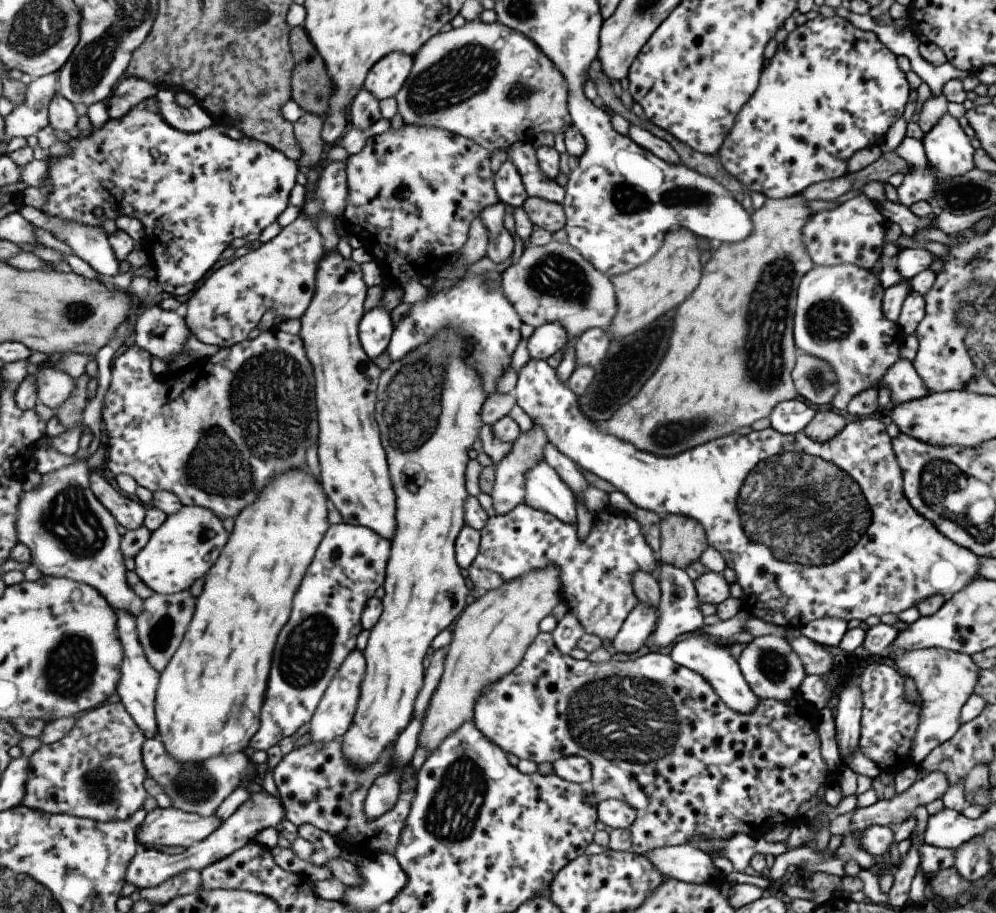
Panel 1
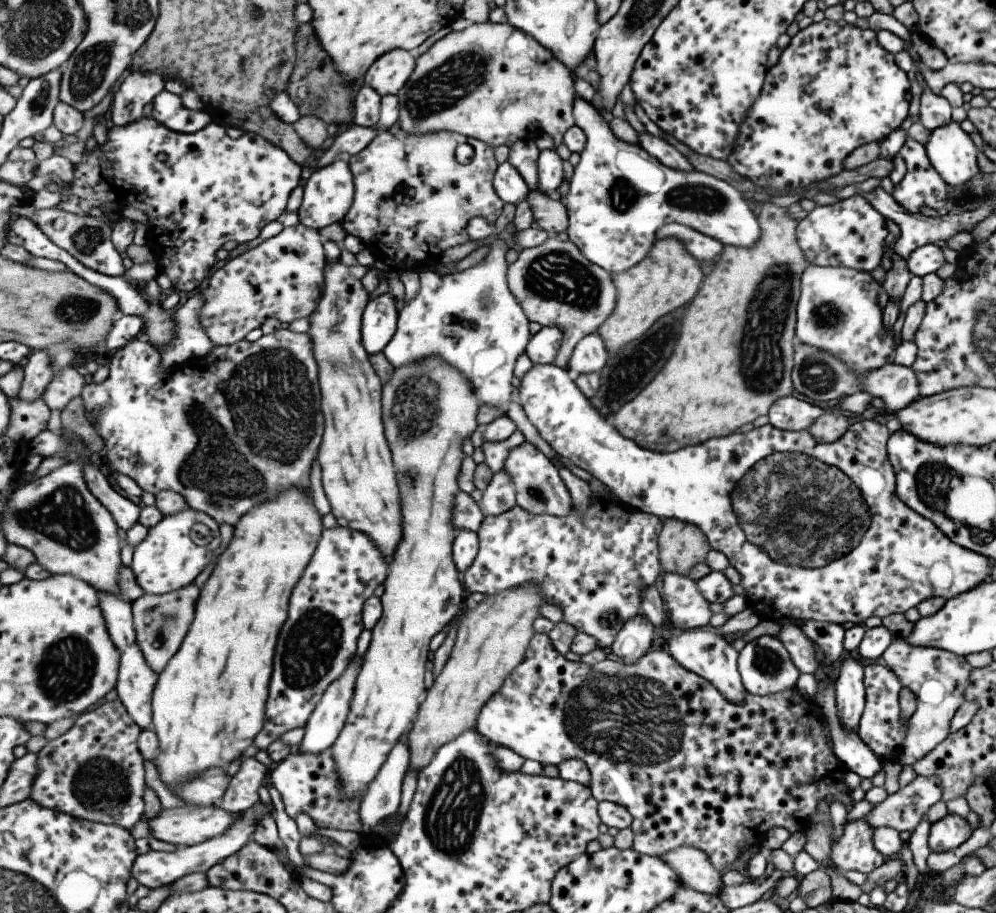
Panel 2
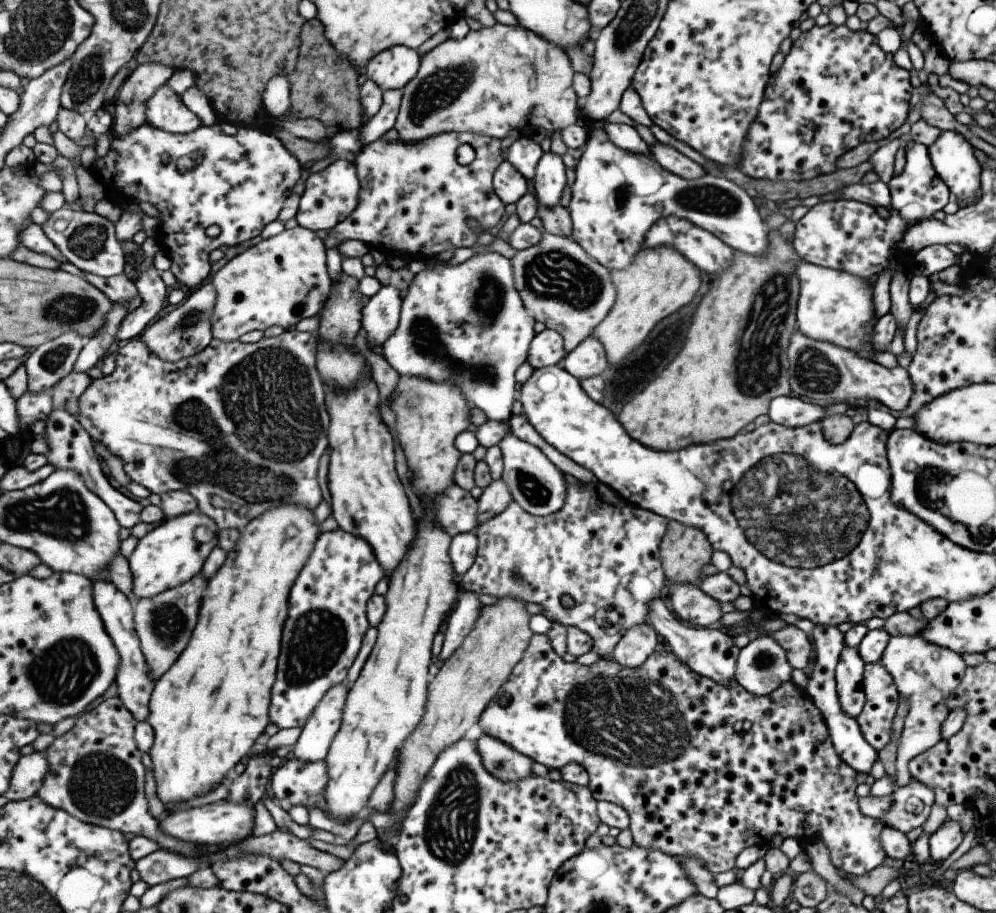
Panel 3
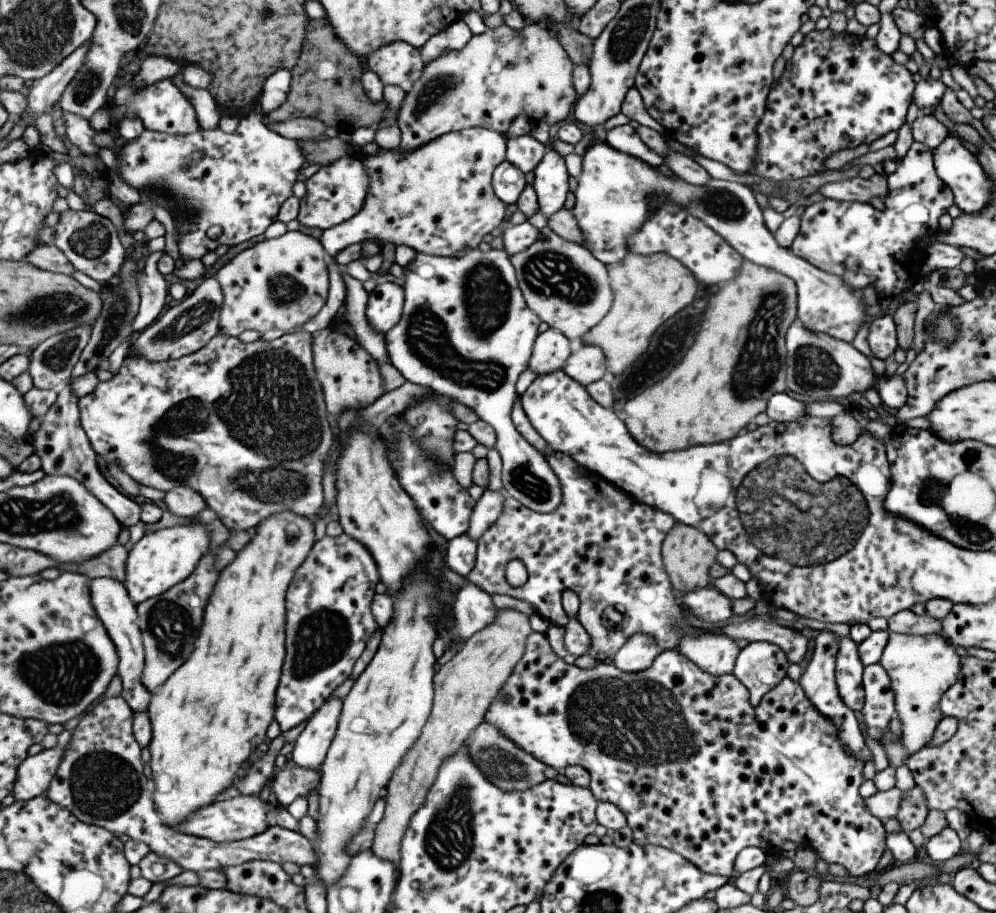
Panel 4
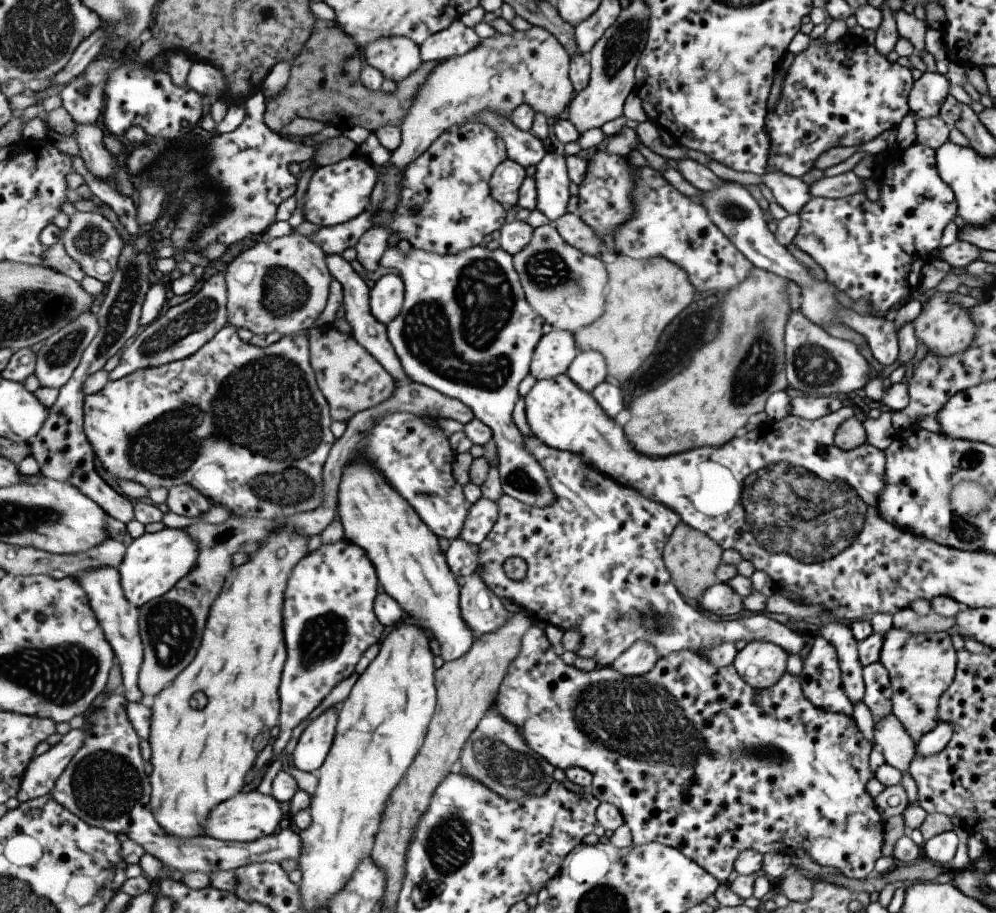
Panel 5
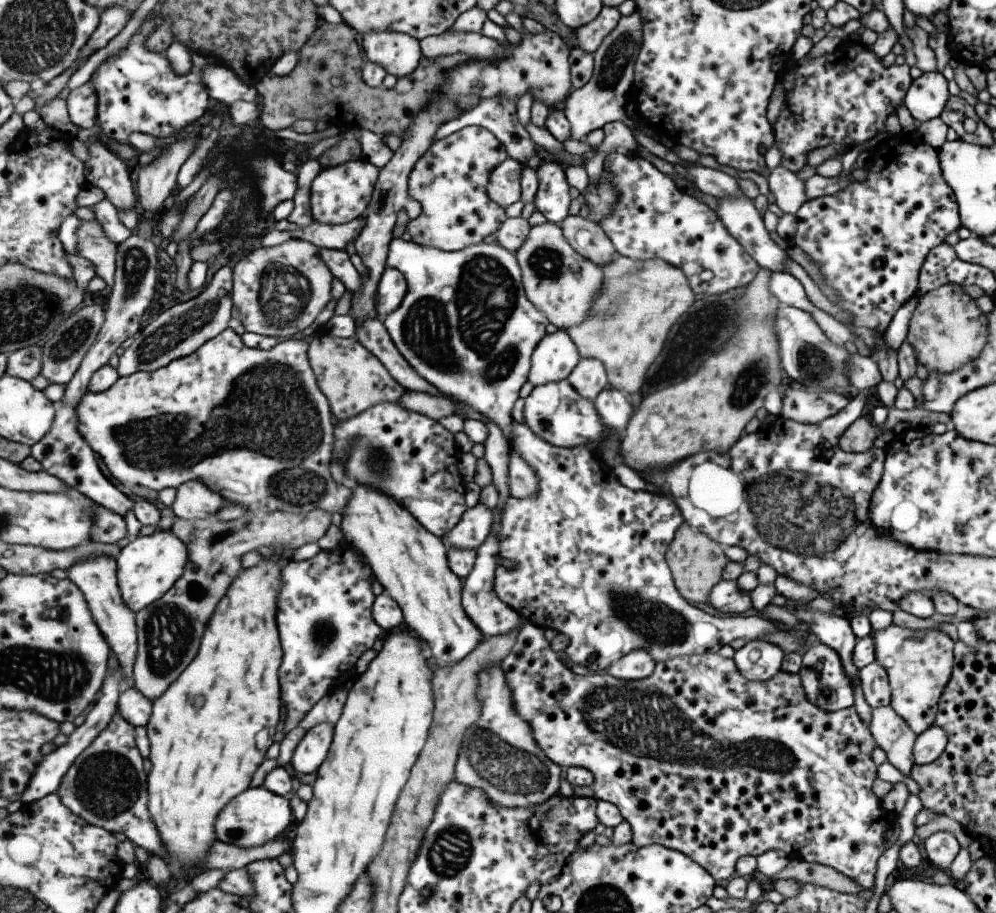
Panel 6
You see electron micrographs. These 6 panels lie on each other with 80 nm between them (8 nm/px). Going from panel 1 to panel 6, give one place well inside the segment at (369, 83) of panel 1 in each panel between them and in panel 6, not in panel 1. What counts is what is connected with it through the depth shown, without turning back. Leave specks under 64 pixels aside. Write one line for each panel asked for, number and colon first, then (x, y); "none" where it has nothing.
2: (389, 75)
3: (394, 69)
4: (400, 63)
5: (398, 57)
6: (400, 54)

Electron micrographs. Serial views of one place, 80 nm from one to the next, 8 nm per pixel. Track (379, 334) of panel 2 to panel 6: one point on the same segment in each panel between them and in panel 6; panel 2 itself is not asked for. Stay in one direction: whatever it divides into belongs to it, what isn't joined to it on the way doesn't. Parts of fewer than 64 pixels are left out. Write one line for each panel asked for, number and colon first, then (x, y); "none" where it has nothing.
3: (381, 316)
4: (385, 307)
5: (387, 297)
6: (394, 287)

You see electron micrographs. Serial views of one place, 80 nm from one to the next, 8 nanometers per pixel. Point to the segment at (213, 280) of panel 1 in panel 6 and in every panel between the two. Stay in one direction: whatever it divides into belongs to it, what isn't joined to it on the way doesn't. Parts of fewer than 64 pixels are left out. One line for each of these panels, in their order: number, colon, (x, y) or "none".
2: (284, 278)
3: (281, 281)
4: (283, 282)
5: (282, 286)
6: (278, 292)

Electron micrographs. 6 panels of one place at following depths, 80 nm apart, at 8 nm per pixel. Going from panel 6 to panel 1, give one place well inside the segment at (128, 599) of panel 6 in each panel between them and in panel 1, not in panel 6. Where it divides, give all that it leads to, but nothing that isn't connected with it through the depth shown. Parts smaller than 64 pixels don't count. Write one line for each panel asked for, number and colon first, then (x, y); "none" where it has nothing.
1: (179, 553)
2: (168, 560)
3: (167, 557)
4: (159, 561)
5: (155, 562)

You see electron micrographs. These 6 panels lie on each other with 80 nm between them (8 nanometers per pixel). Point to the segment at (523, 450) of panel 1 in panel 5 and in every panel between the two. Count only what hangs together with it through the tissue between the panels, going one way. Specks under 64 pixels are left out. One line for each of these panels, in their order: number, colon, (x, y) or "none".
2: (500, 497)
3: (495, 499)
4: (489, 507)
5: (484, 514)

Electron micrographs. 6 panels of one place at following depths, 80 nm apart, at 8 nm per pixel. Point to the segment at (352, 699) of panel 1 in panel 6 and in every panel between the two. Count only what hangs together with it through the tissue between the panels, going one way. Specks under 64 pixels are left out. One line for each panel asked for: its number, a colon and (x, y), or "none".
2: (326, 724)
3: (313, 746)
4: (311, 749)
5: (315, 742)
6: (311, 753)

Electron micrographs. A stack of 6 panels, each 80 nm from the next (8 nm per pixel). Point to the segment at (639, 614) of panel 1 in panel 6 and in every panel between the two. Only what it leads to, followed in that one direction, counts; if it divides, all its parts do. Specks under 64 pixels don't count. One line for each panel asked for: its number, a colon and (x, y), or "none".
2: (634, 641)
3: (637, 646)
4: (636, 655)
5: (638, 660)
6: (638, 665)

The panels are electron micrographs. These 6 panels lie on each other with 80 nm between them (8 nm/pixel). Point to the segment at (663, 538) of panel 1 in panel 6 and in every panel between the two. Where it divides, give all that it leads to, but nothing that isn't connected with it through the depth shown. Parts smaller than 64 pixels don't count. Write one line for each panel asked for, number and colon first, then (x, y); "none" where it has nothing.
2: (681, 546)
3: (684, 550)
4: (687, 554)
5: (691, 557)
6: (696, 561)

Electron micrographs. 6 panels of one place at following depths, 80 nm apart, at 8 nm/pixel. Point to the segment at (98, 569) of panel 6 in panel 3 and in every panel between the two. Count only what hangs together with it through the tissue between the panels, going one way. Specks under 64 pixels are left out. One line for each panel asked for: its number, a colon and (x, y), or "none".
3: (135, 686)
4: (111, 599)
5: (119, 619)

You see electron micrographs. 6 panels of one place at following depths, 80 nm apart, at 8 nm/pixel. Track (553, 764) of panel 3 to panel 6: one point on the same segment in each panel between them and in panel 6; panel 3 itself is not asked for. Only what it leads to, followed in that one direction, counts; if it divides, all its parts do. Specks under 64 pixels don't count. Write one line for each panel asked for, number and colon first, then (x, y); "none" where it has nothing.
4: (699, 770)
5: (697, 760)
6: (798, 779)

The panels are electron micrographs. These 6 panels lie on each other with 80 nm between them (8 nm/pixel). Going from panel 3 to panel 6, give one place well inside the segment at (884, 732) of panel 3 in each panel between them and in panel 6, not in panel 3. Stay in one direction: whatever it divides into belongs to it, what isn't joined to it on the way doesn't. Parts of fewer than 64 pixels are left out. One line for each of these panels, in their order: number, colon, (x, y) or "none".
4: (877, 709)
5: (877, 692)
6: (873, 680)

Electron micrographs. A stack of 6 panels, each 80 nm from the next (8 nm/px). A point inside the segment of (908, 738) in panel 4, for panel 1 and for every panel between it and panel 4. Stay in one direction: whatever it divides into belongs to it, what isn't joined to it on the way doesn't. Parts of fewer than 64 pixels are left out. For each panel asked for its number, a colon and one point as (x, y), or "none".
1: (944, 680)
2: (937, 678)
3: (924, 674)

